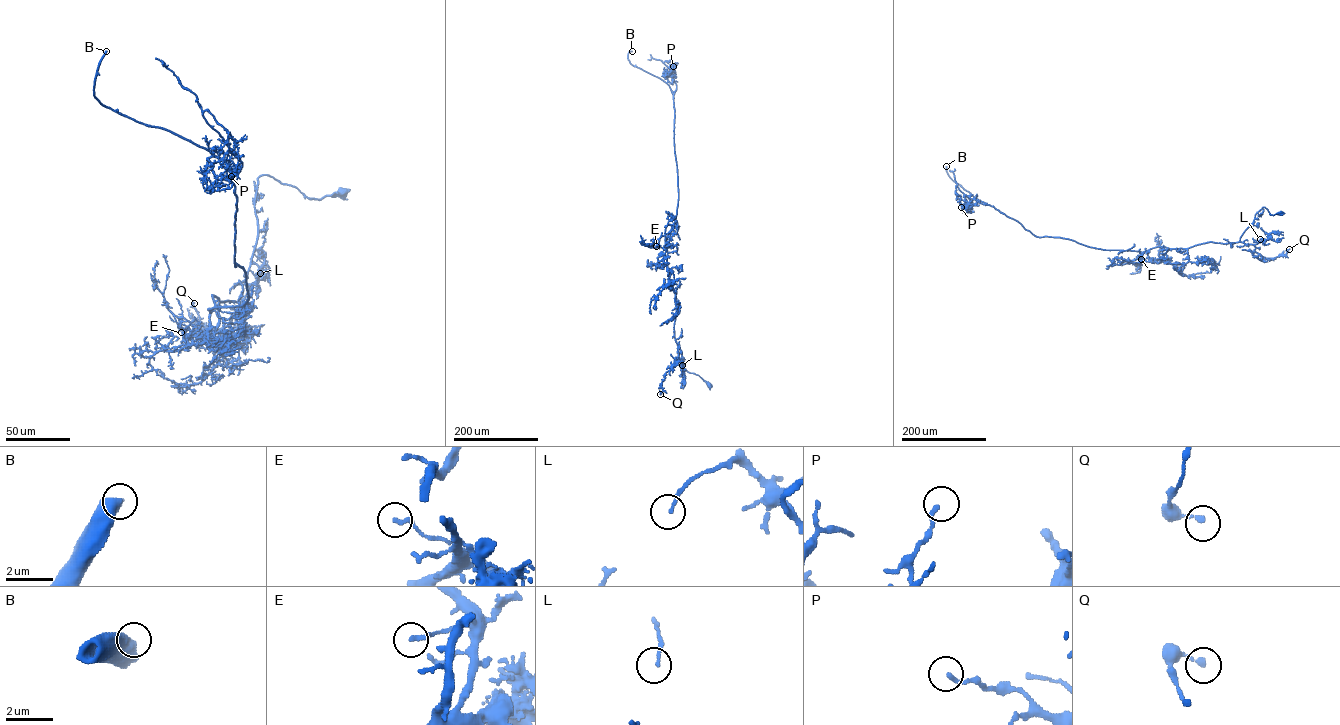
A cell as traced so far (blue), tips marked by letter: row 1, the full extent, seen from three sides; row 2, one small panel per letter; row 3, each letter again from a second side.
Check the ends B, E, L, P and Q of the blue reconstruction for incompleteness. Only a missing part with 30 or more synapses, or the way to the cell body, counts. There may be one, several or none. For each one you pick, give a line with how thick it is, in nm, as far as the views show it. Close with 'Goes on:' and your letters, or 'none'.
B: 600 nm thick
Goes on: B

